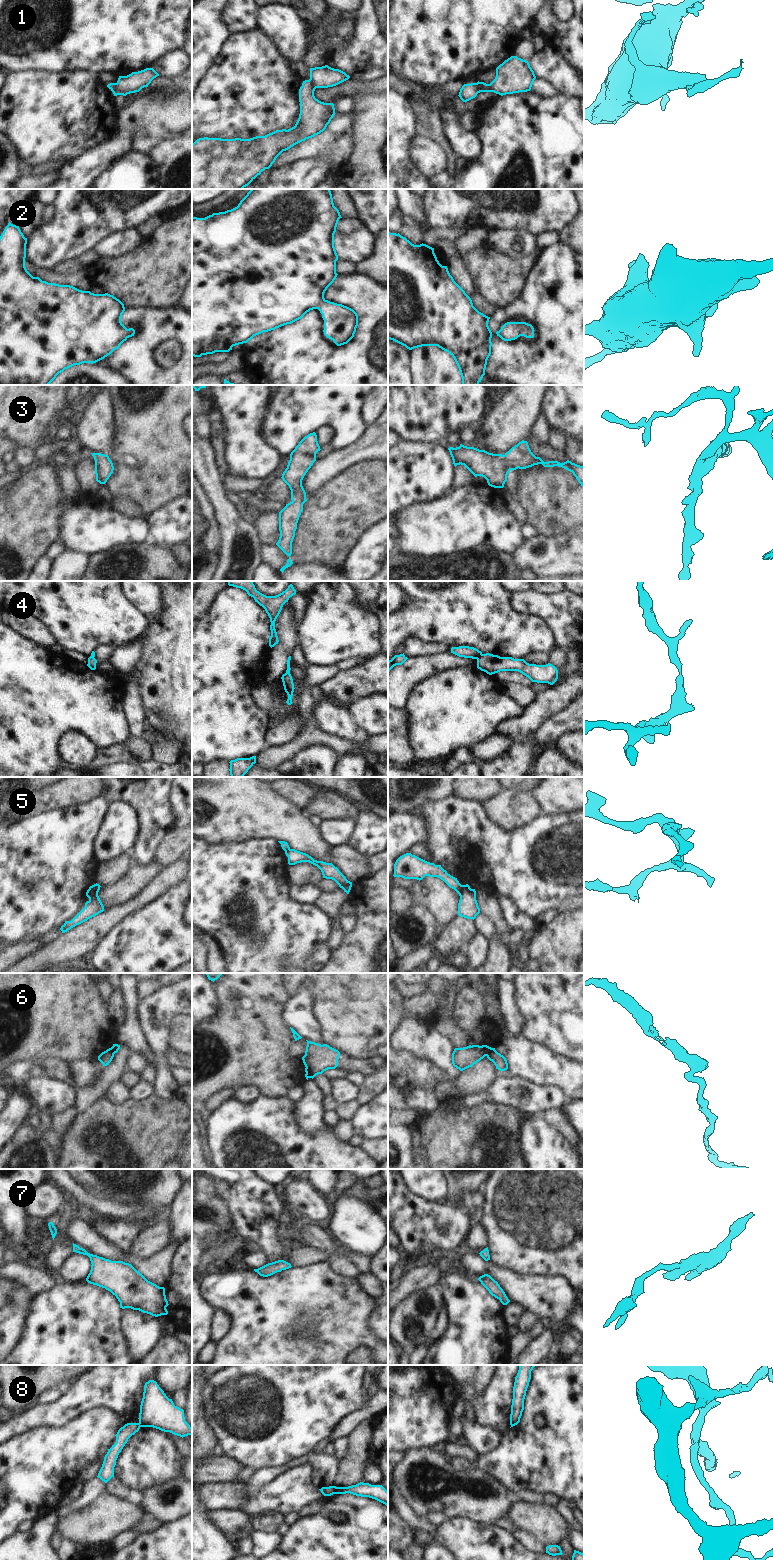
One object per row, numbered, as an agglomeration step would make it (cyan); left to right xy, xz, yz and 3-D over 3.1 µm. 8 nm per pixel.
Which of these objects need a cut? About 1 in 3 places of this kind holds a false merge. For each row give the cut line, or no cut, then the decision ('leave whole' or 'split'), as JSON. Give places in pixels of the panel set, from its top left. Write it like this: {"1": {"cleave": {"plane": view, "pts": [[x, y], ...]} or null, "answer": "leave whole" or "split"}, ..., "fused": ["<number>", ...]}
{"1": {"cleave": {"plane": "xy", "pts": [[117, 83], [116, 90], [113, 93]]}, "answer": "split"}, "2": {"cleave": null, "answer": "leave whole"}, "3": {"cleave": null, "answer": "leave whole"}, "4": {"cleave": {"plane": "yz", "pts": [[483, 654], [477, 659]]}, "answer": "split"}, "5": {"cleave": {"plane": "xy", "pts": [[96, 884], [94, 895], [89, 901]]}, "answer": "split"}, "6": {"cleave": {"plane": "yz", "pts": [[491, 1048], [487, 1056]]}, "answer": "split"}, "7": {"cleave": null, "answer": "leave whole"}, "8": {"cleave": {"plane": "xz", "pts": [[336, 1487], [333, 1493]]}, "answer": "split"}, "fused": ["1", "4", "5", "6", "8"]}

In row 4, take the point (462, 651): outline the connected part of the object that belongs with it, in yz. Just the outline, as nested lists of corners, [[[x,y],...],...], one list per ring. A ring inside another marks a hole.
[[[459,646],[459,647],[452,647],[451,653],[464,658],[472,658],[472,659],[478,659],[483,654],[481,651],[474,647],[469,646]]]

